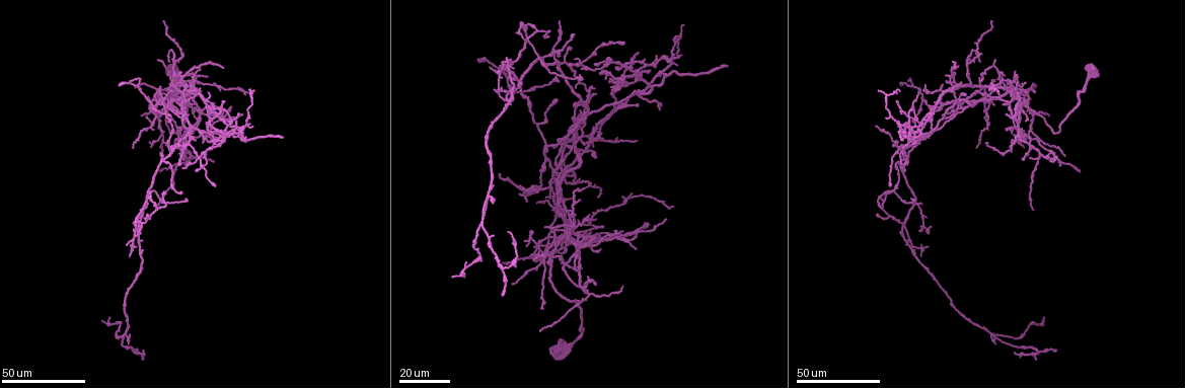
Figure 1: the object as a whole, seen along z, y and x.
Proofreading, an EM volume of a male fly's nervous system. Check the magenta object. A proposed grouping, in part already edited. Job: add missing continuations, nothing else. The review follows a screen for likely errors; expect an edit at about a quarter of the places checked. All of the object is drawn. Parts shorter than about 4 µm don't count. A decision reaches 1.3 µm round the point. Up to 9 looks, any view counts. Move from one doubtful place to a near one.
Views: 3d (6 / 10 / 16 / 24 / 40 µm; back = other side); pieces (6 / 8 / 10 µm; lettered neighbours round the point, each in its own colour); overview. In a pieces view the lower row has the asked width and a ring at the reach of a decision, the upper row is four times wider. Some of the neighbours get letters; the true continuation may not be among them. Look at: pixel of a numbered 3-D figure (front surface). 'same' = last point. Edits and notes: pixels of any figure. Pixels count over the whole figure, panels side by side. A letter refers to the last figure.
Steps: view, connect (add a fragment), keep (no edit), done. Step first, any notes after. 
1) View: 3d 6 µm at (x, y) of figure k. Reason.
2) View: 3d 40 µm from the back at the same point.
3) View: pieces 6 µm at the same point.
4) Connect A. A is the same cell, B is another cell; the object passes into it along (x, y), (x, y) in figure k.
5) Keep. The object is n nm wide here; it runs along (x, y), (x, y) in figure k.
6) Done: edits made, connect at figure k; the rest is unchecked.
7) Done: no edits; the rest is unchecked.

View: 3d 24 µm at (956, 68) of figure 1. Branch stops here.

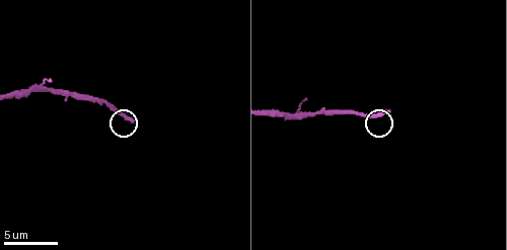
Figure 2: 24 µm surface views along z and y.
View: pieces 10 µm at (131, 121) of figure 2. What lies round it.

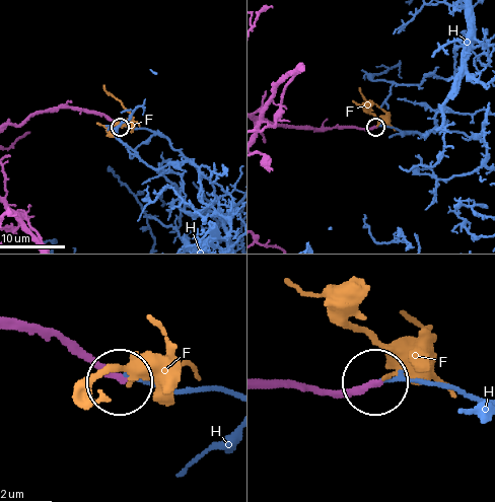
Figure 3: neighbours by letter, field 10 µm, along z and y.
Keep. F and H are other cells; it runs along (264, 385), (329, 391), (372, 387) in figure 3; no lettered fragment goes on from it.

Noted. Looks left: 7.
View: 3d 24 µm at (903, 136) of figure 1. End of a long branch.

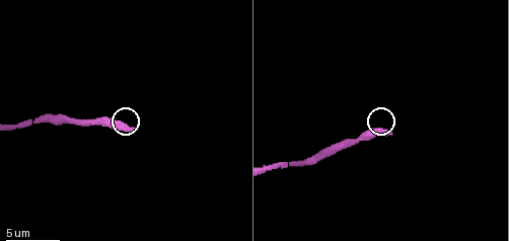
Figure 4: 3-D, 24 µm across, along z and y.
View: pieces 10 µm at (389, 132) of figure 4.

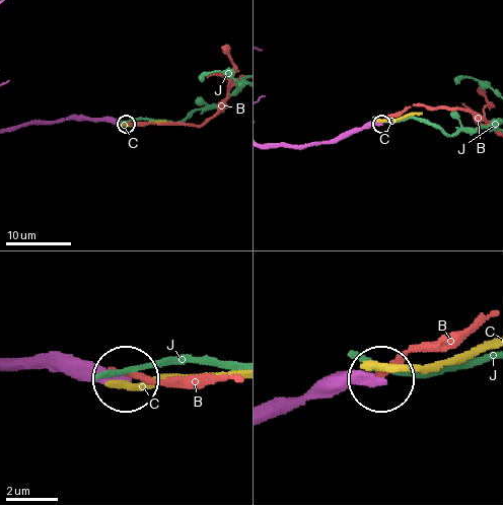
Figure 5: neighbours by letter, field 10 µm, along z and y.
Keep. B, C and J are other cells; no lettered fragment goes on from it.

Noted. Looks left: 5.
View: 3d 40 µm at (658, 109) of figure 1. Thin end.

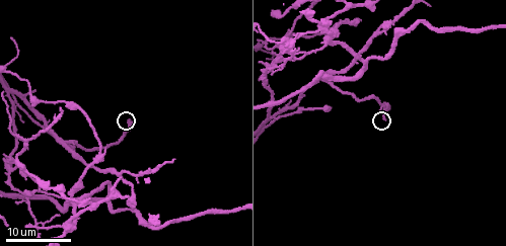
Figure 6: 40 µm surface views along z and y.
View: pieces 6 µm at (386, 118) of figure 6.

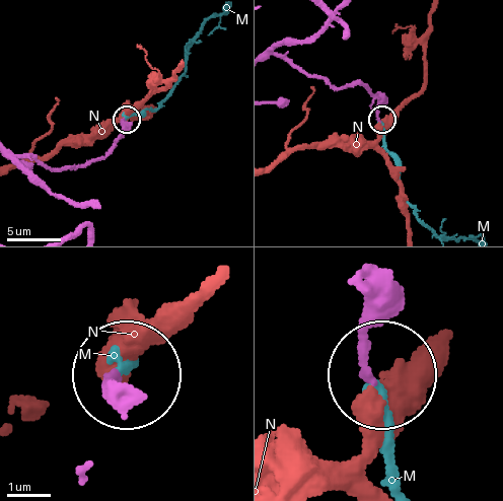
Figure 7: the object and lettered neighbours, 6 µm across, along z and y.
Connect M. M is the same cell, N is another cell; the object passes into it along (372, 94), (403, 198), (430, 229) in figure 7; it goes on there.

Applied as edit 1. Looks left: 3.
View: overview. Redraw.

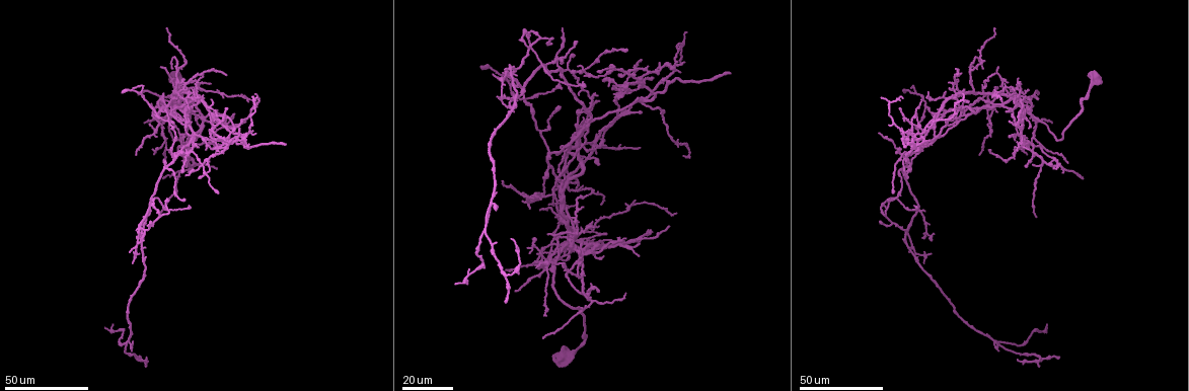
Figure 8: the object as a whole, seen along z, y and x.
View: 3d 24 µm at (1009, 120) of figure 8. Long arm stops here.

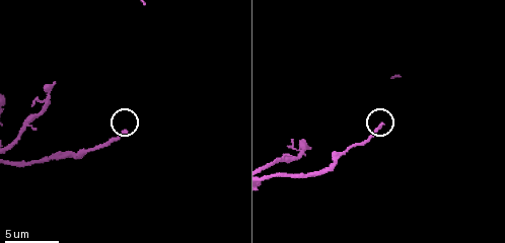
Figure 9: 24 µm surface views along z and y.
View: pieces 6 µm at (126, 130) of figure 9.

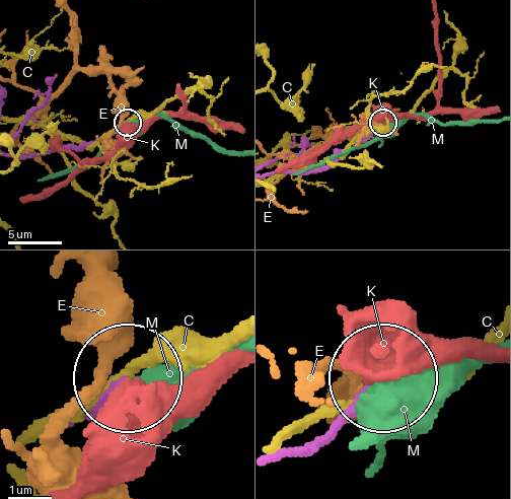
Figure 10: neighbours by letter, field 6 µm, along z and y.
Keep. The object is 220 nm wide here; C, E, K and M are other cells; none of them fits.

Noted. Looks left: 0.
Done: edits made, connect at figure 7; the rest is unchecked.

